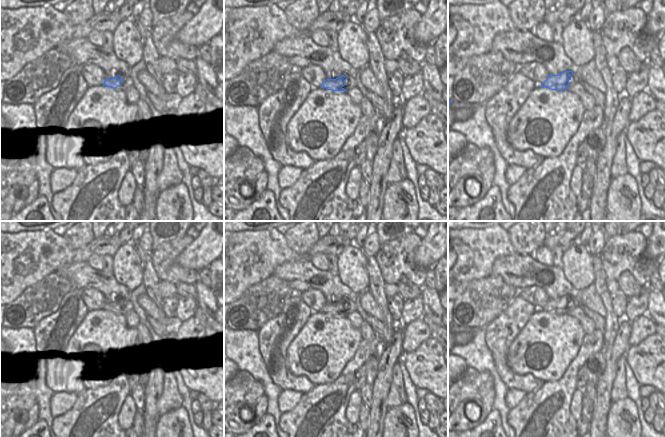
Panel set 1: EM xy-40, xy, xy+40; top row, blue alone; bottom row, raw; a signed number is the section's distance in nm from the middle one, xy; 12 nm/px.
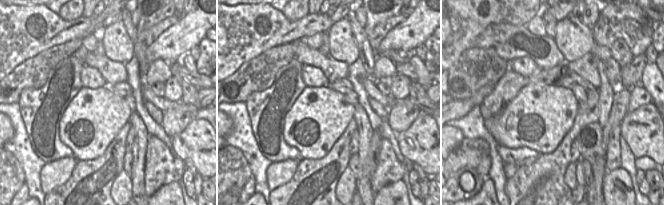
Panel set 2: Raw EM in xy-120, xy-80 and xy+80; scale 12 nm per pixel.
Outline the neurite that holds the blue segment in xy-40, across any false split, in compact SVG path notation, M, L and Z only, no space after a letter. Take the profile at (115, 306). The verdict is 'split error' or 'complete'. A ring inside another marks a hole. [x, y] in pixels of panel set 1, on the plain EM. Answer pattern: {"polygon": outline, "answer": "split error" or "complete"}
{"polygon": "M116 300L112 303L106 302L103 310L113 312L117 315L126 315L128 312L133 311L133 305L129 300Z", "answer": "split error"}

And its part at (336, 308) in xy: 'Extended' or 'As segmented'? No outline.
Extended.

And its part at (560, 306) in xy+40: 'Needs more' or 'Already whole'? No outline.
Needs more.

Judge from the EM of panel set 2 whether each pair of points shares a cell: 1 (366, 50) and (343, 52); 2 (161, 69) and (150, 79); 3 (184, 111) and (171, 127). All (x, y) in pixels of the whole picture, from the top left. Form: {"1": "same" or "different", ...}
{"1": "different", "2": "same", "3": "same"}

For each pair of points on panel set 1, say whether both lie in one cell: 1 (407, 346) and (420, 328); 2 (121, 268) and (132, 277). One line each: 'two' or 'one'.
1: one
2: one

